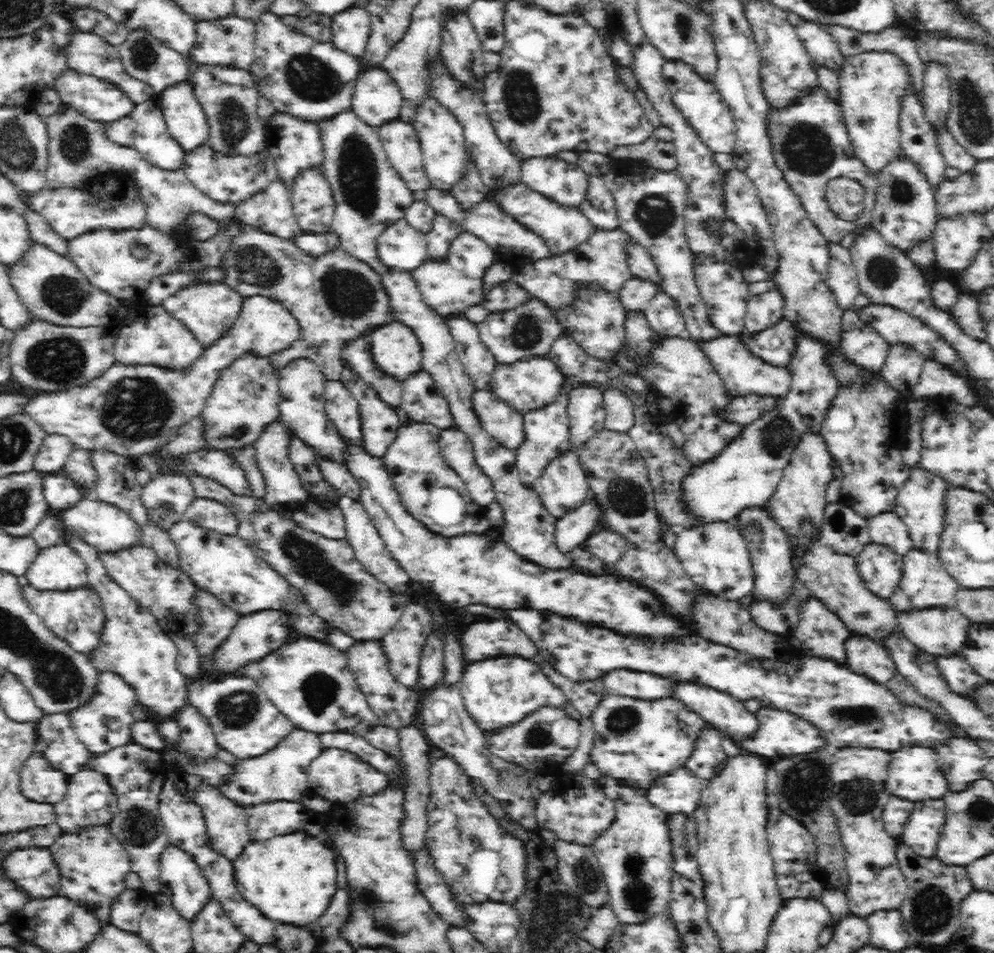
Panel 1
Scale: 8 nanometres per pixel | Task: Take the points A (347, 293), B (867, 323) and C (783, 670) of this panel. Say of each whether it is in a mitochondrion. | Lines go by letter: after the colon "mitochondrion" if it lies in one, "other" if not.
A: mitochondrion
B: other
C: other

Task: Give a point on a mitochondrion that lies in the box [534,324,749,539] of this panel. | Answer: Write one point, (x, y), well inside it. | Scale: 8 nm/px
(628, 493)

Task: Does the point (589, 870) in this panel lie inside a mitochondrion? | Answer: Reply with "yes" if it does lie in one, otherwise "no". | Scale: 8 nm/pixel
yes

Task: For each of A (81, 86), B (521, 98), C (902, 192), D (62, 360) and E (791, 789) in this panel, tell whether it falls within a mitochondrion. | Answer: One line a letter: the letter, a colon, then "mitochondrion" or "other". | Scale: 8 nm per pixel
A: other
B: mitochondrion
C: mitochondrion
D: mitochondrion
E: mitochondrion

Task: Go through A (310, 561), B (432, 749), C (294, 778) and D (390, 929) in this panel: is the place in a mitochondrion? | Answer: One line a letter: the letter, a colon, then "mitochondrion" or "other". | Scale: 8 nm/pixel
A: mitochondrion
B: other
C: other
D: mitochondrion

